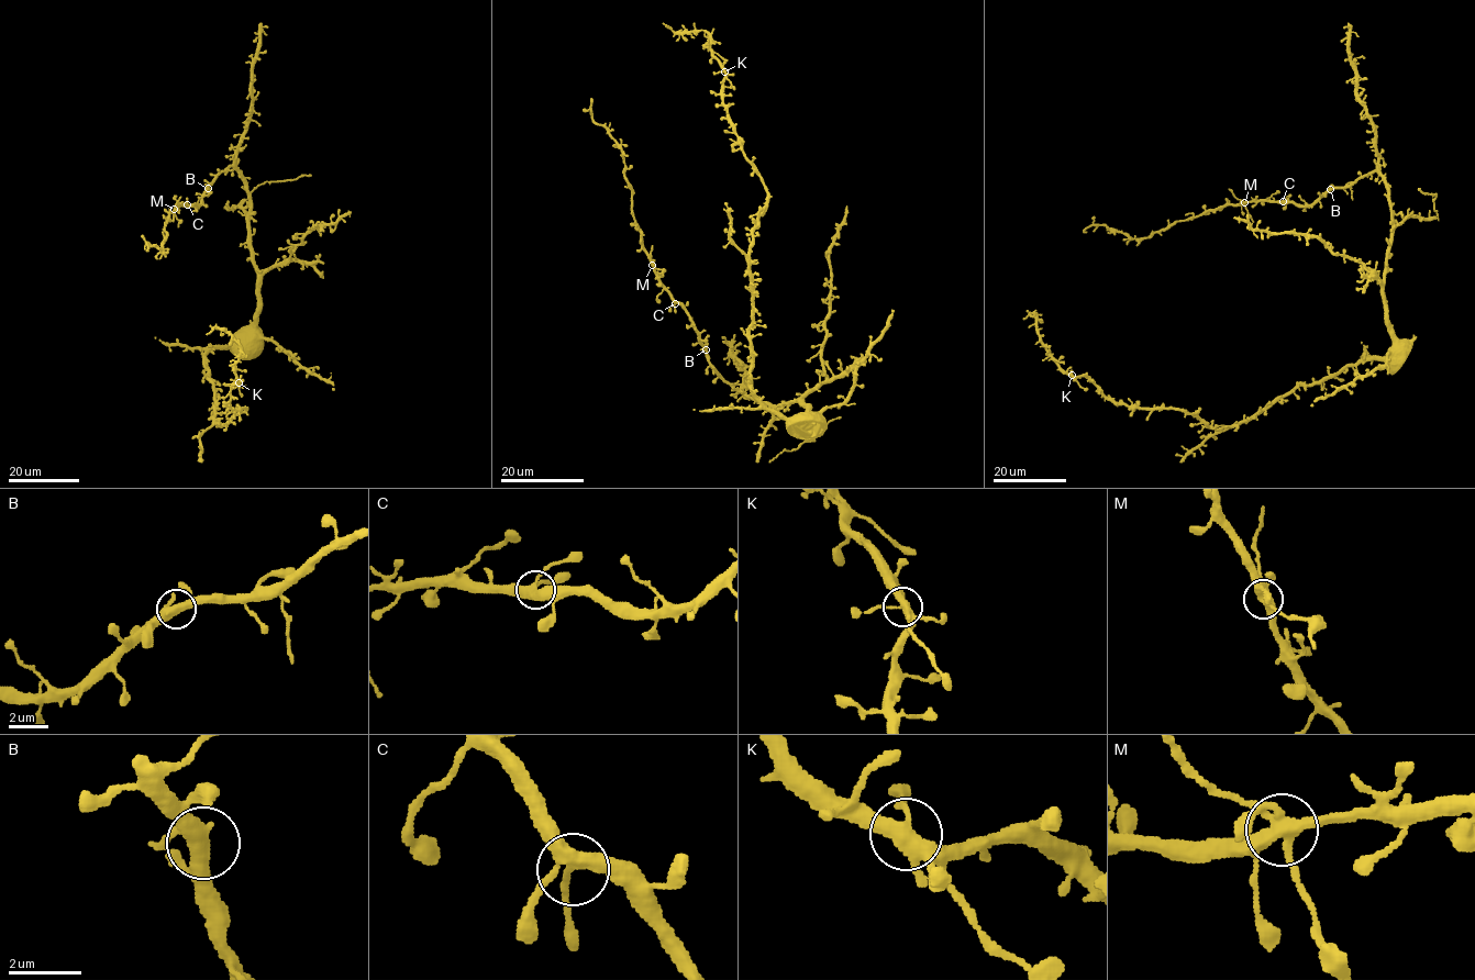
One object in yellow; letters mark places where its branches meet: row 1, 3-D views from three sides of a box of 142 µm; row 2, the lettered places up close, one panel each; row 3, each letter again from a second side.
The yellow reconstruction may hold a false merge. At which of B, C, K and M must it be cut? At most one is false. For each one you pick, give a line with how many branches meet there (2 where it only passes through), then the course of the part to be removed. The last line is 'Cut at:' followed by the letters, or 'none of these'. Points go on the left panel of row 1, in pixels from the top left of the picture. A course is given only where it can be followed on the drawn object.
M: Branches: 5. Course of the part to remove: (175, 209), (178, 227)
Cut at: M

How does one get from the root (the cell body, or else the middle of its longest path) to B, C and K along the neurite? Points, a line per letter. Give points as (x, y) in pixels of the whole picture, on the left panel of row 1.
B: (250, 344), (256, 322), (258, 268), (250, 238), (246, 182), (232, 167), (226, 167), (208, 188)
C: (250, 344), (258, 268), (246, 182), (226, 167), (200, 204), (187, 204)
K: (250, 344), (213, 347), (206, 356), (220, 425), (246, 409), (234, 411), (229, 403), (232, 386), (239, 382)

